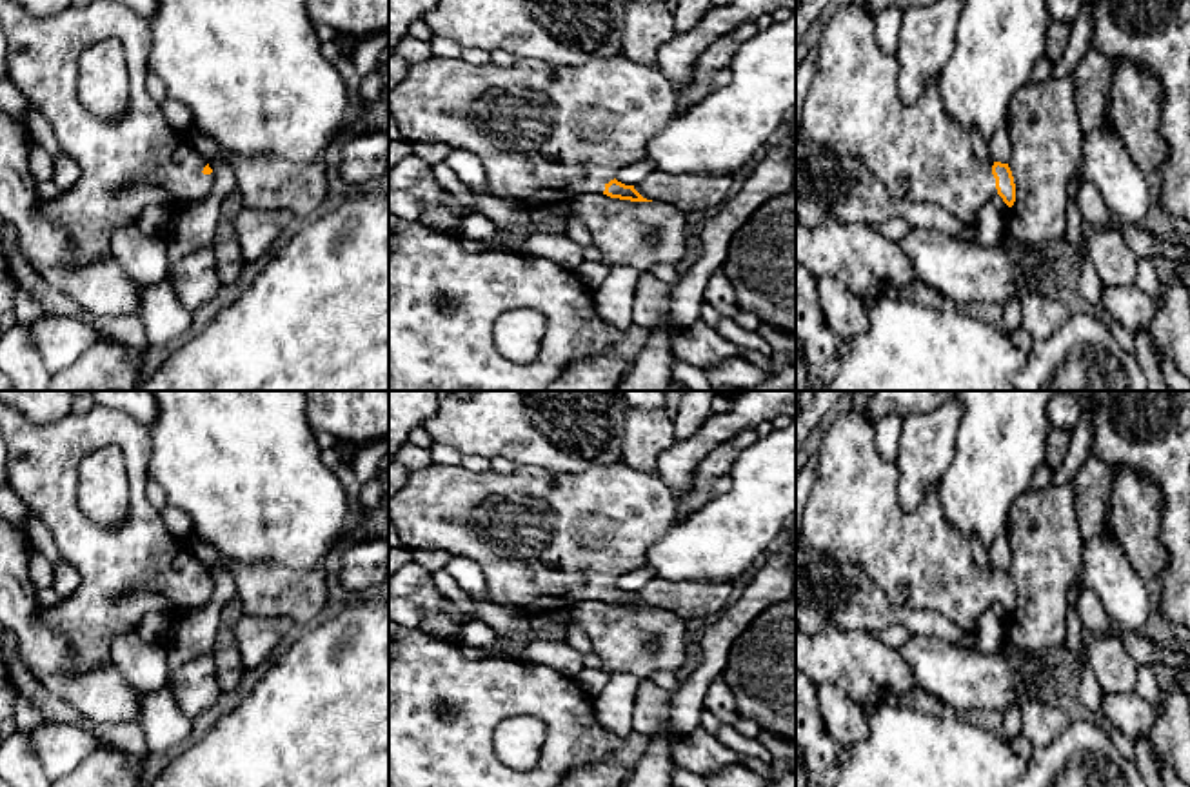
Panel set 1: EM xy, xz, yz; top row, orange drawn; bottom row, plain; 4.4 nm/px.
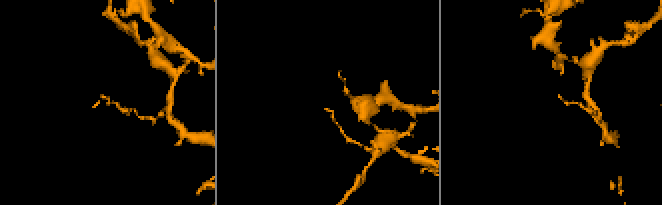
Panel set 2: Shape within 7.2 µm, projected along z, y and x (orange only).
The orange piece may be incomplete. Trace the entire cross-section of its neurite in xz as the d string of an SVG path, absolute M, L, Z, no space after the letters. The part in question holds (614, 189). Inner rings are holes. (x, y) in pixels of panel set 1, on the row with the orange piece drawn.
M623 53L581 65L518 58L511 67L431 56L409 65L405 78L389 93L389 109L405 142L412 145L441 142L452 151L476 154L485 169L487 193L532 211L569 204L574 196L589 193L652 202L634 185L618 182L614 174L625 165L645 160L649 138L678 115L678 89L656 65L636 64Z

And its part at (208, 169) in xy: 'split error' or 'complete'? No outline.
split error

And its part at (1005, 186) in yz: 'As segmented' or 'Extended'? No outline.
Extended

